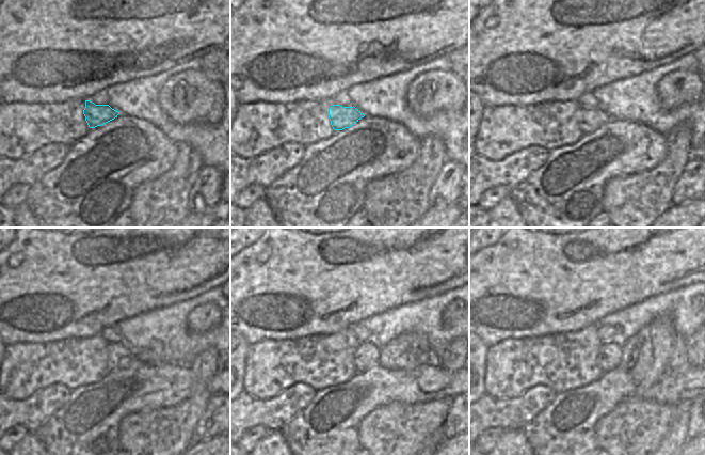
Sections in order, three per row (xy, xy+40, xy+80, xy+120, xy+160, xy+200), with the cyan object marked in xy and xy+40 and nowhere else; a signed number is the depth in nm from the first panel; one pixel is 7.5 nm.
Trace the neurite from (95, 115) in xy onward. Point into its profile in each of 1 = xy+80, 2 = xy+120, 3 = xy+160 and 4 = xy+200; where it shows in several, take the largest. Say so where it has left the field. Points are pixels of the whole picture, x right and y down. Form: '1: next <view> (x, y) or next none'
1: next xy+80 (591, 118)
2: next xy+120 (118, 356)
3: next xy+160 (367, 356)
4: next xy+200 (609, 358)

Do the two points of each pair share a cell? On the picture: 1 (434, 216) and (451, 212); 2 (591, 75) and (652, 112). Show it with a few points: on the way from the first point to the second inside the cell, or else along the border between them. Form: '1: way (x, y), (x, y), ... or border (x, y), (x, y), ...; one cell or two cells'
1: way (438, 216), (447, 216); one cell
2: border (629, 76), (601, 84), (592, 91); two cells

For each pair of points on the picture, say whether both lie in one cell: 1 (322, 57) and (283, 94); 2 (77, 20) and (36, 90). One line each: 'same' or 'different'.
1: same
2: same

